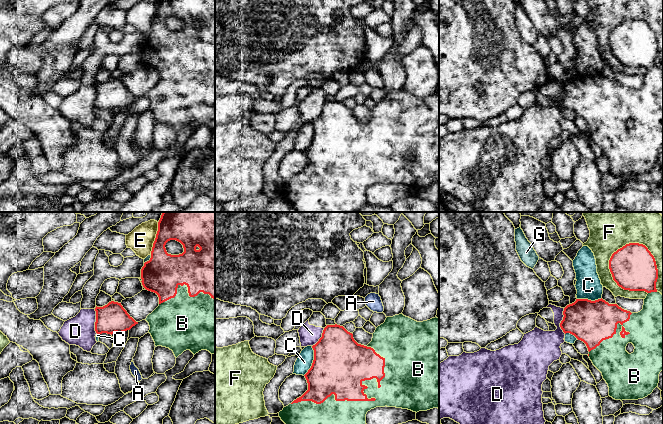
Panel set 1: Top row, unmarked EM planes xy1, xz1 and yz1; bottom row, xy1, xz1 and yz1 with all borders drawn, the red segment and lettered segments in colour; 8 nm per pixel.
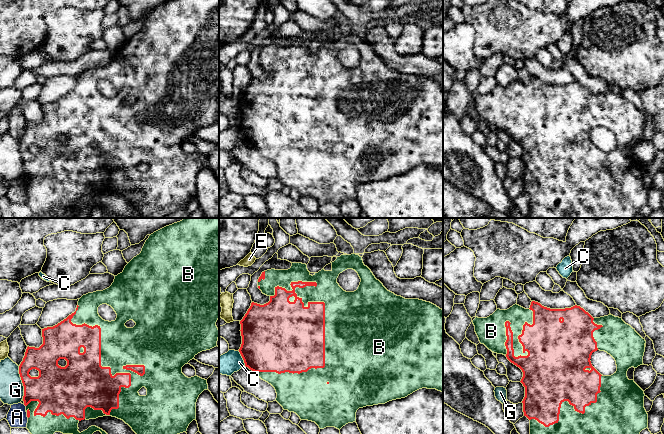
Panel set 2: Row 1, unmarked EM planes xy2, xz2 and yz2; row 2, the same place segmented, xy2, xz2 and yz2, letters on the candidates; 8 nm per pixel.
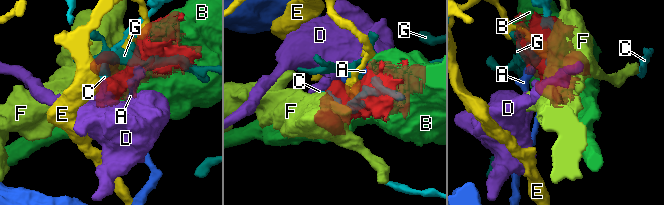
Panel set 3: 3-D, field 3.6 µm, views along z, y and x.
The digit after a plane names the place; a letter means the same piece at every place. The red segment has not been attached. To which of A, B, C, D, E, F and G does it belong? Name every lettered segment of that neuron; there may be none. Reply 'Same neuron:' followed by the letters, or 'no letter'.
Same neuron: B

